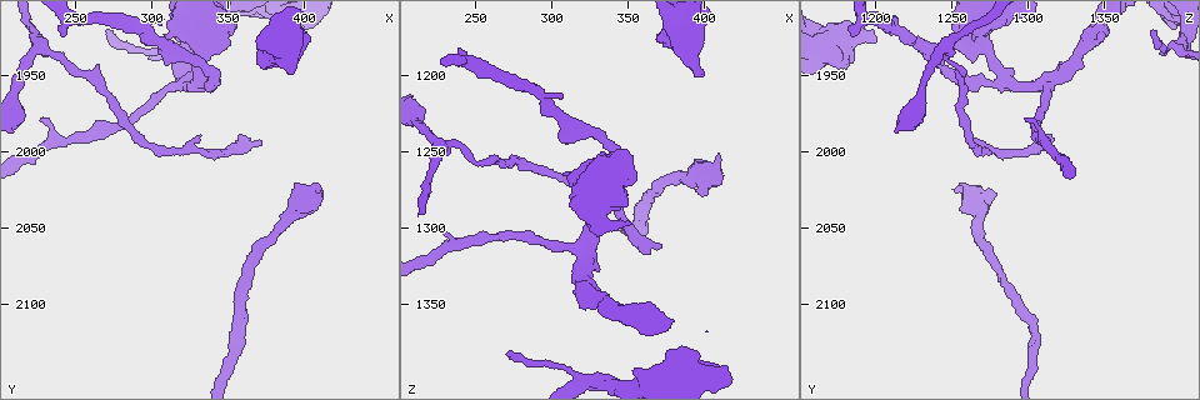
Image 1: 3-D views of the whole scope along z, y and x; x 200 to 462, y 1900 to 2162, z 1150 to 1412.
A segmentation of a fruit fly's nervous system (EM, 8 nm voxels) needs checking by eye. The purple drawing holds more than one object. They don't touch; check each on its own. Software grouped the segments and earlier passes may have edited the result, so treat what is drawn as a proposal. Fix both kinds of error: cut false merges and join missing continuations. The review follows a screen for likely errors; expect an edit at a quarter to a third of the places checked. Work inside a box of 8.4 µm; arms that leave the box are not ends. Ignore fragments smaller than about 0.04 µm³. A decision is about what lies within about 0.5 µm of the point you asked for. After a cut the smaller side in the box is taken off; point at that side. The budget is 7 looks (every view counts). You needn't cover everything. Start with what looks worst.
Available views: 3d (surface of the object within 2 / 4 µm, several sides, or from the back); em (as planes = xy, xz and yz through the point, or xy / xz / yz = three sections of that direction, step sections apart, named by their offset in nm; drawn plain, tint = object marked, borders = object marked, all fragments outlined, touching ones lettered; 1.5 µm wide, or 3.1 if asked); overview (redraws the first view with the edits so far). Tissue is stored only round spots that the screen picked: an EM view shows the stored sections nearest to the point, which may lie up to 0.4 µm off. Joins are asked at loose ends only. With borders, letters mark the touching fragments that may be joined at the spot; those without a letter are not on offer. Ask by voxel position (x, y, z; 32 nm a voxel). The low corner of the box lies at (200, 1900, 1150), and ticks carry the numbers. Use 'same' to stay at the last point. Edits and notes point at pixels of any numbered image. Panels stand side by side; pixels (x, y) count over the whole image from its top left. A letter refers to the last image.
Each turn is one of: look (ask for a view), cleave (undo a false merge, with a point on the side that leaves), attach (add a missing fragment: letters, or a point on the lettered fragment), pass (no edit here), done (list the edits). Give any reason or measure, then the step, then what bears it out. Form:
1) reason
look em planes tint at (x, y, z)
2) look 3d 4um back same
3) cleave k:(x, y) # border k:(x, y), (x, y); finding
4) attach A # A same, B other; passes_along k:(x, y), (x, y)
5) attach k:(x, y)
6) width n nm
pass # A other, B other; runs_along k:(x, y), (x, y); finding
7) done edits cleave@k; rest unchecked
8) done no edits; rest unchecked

free end
look em planes tint at (392, 1926, 1200)

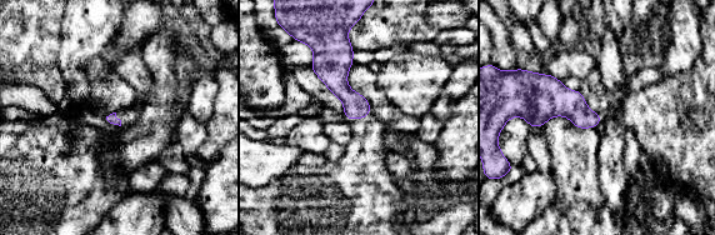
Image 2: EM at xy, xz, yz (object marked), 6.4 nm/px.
what lies round it
look em planes borders same

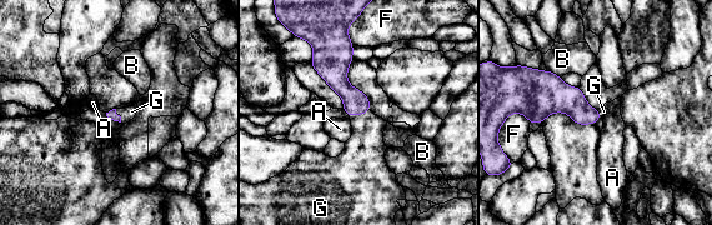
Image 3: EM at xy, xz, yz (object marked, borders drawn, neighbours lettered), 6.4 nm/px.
attach G # A other, B other, F other, G same; the neuron continues

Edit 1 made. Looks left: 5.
branch stops here
look em planes borders at (352, 1930, 1256)

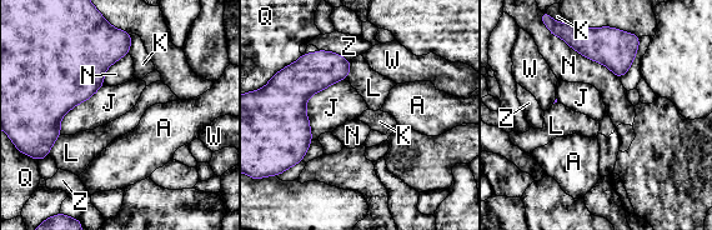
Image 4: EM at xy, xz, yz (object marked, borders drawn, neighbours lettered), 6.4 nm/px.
pass # A other, J other, K other, L other, N other, Q other, W other, Z other; border 4:(60, 134), (49, 153); none of them fits

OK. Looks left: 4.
branch stops here
look em planes tint at (272, 1920, 1380)

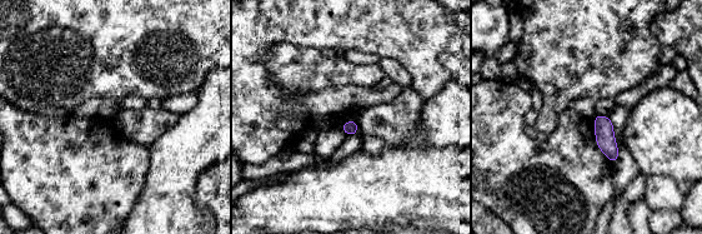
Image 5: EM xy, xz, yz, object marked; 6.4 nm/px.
look em planes borders same

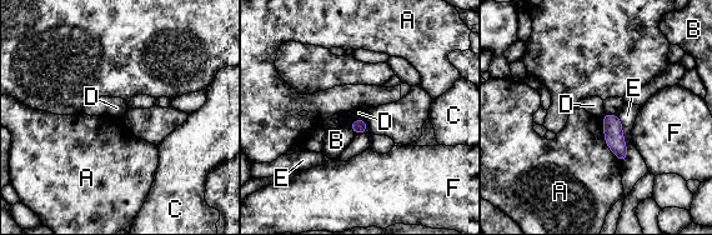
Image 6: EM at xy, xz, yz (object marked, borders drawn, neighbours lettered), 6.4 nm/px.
pass # A other, B other, C other, D other, E other, F other; border 6:(364, 118), (356, 119), (349, 125); none of them fits

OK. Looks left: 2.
done edits attach@3; rest unchecked

